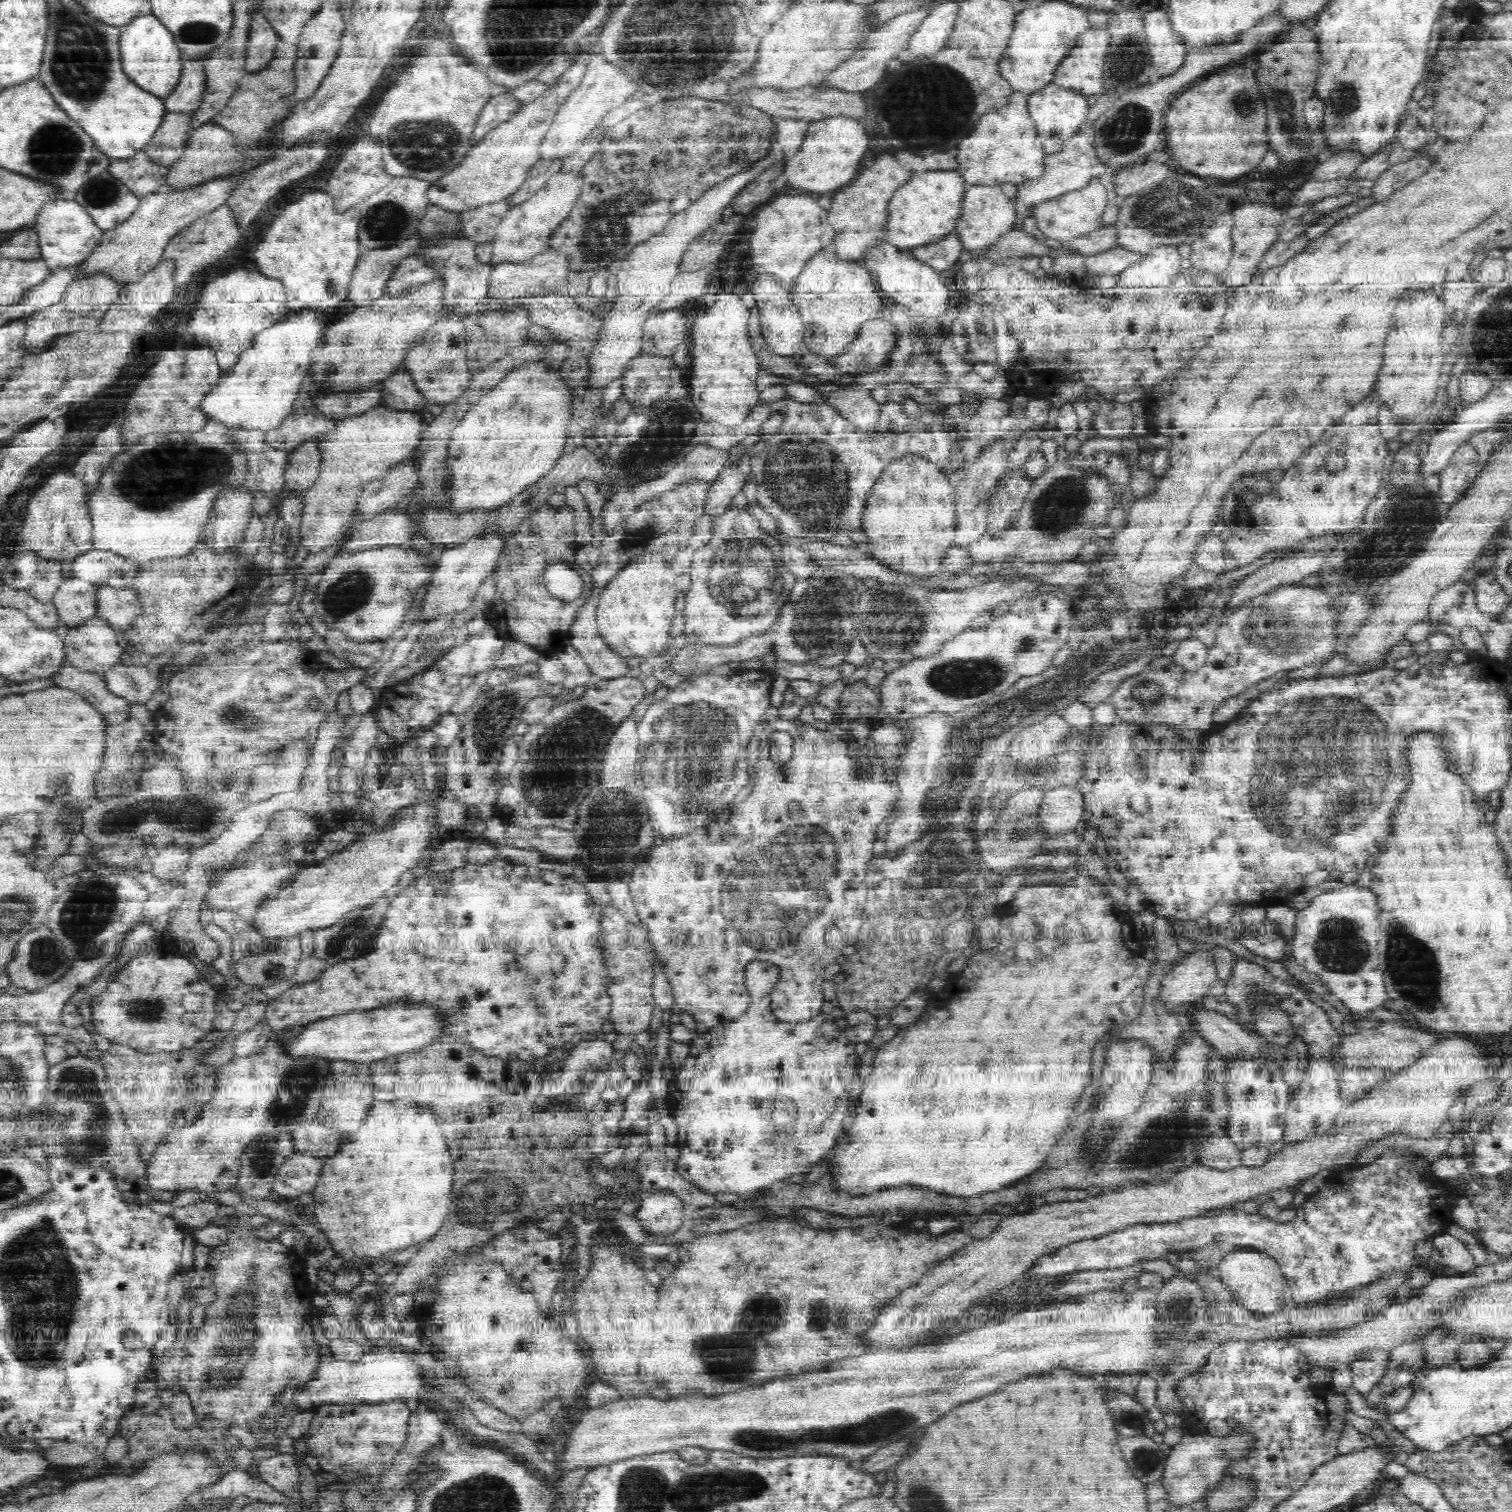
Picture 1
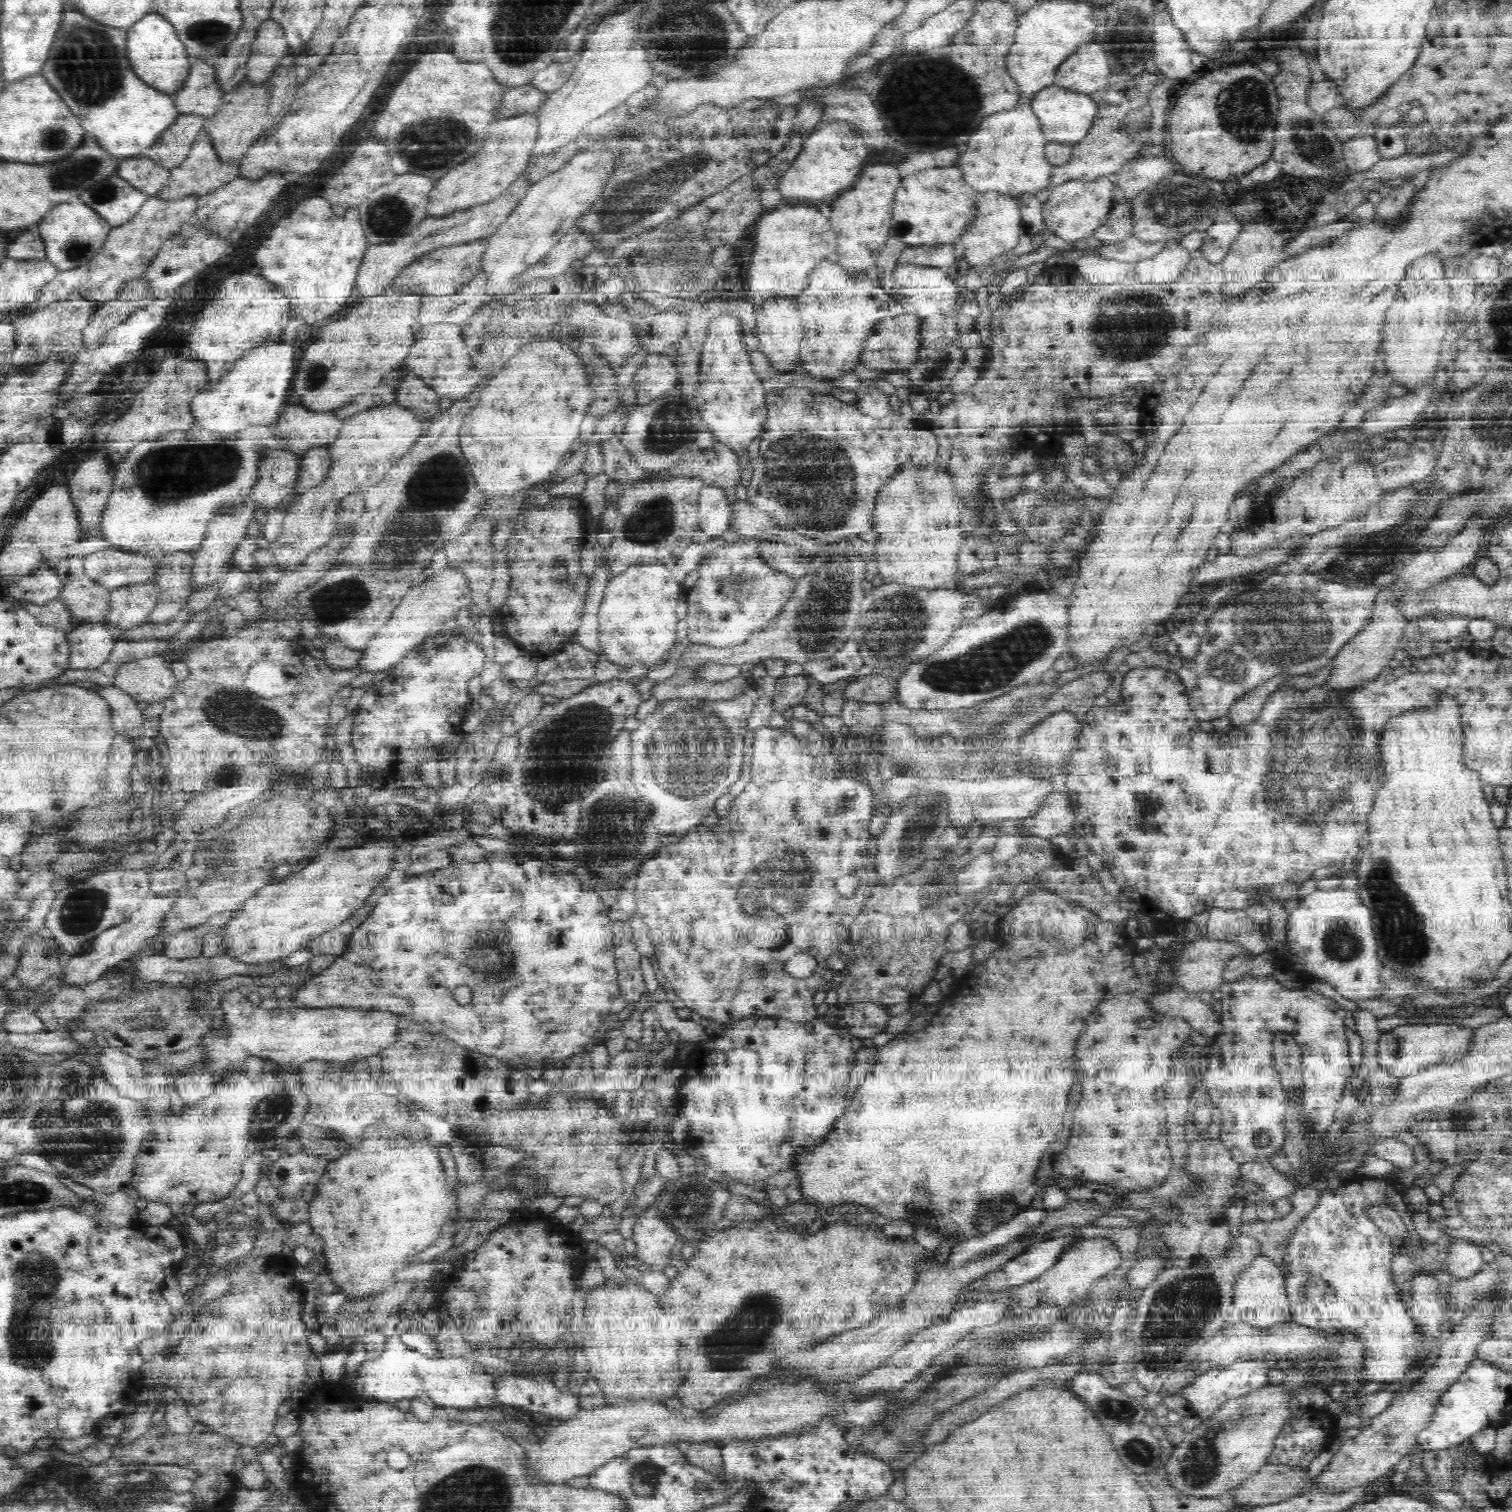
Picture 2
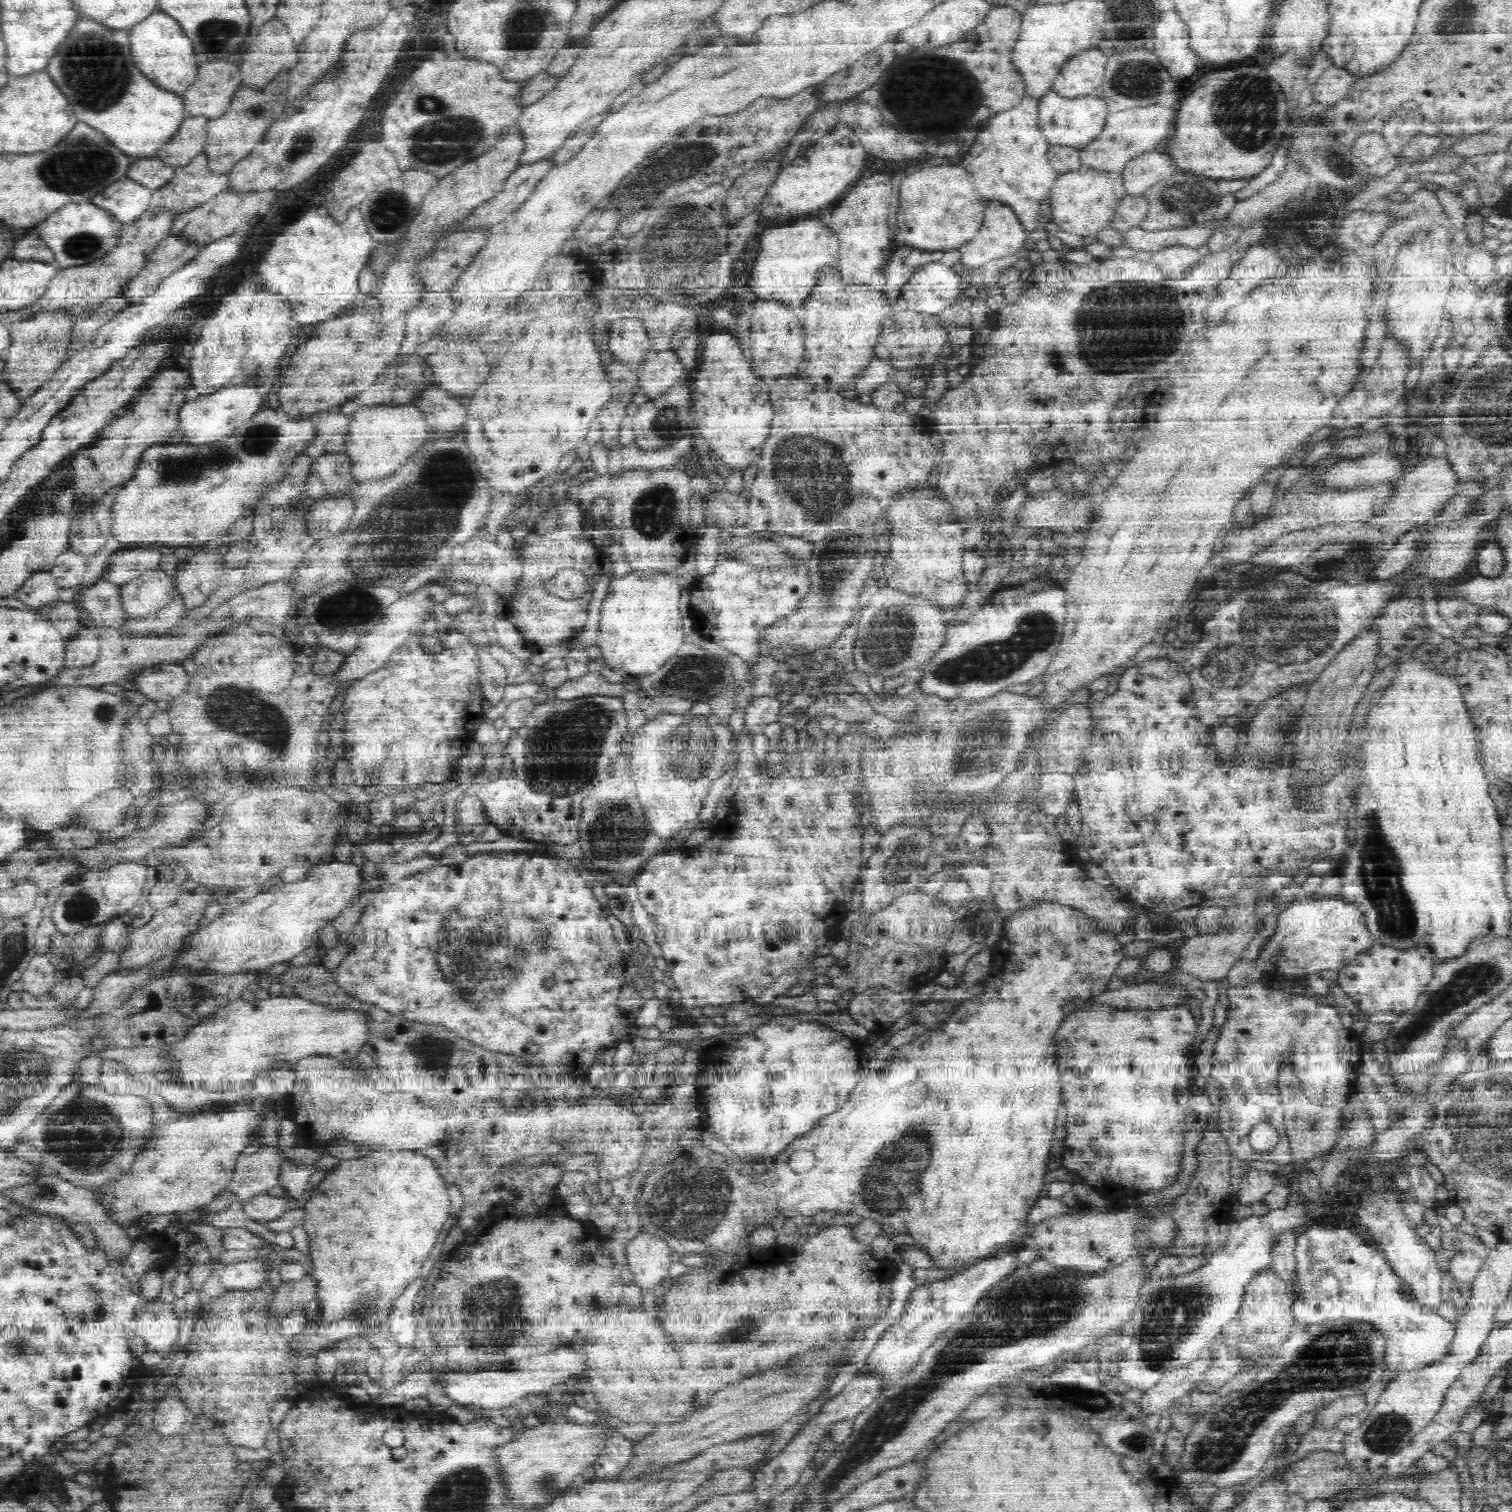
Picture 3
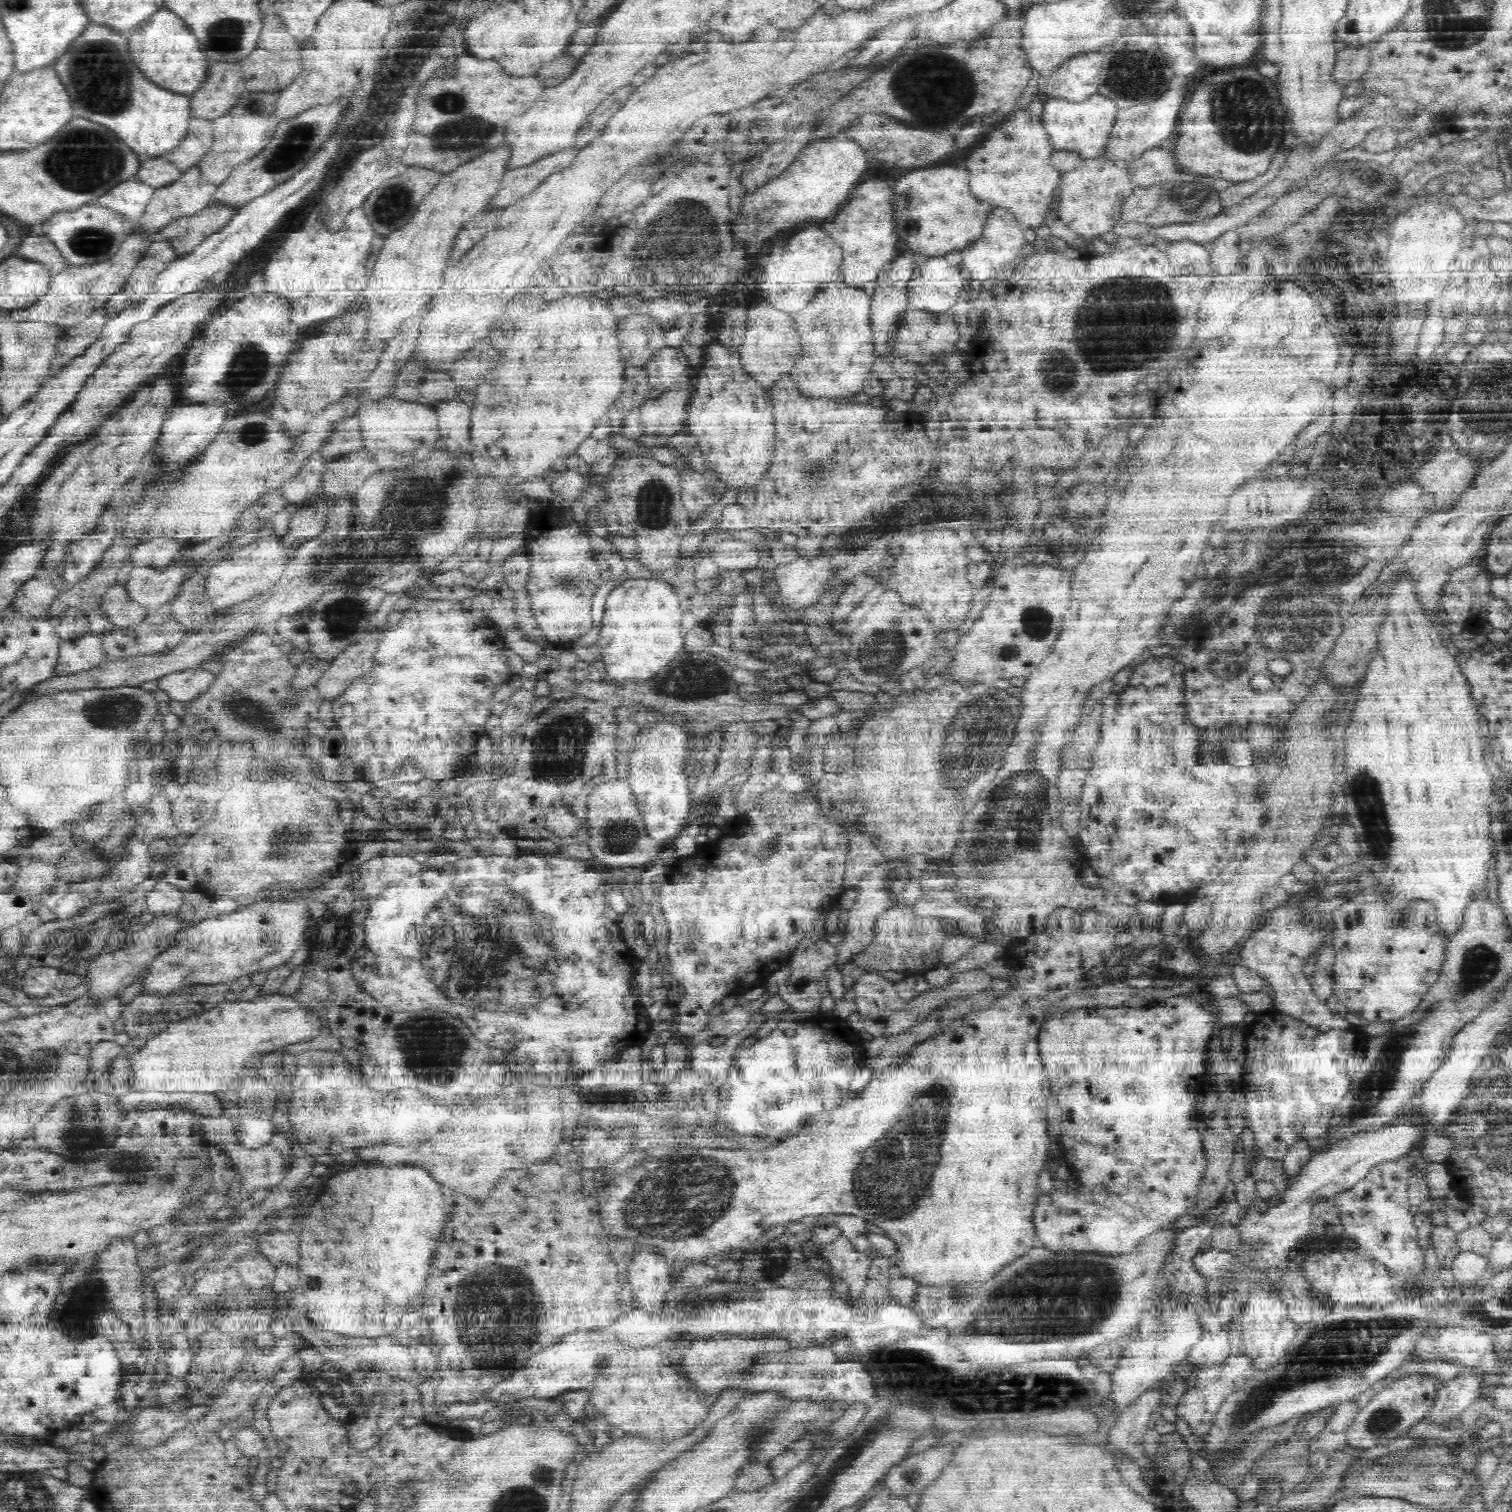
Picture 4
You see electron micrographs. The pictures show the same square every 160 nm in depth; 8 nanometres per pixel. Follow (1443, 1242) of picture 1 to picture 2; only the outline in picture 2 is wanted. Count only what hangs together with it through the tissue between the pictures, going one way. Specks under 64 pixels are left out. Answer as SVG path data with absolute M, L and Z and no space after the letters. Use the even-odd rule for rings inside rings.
M1454 1239L1449 1246L1446 1270L1458 1279L1478 1274L1486 1264L1482 1258L1482 1246L1468 1239Z

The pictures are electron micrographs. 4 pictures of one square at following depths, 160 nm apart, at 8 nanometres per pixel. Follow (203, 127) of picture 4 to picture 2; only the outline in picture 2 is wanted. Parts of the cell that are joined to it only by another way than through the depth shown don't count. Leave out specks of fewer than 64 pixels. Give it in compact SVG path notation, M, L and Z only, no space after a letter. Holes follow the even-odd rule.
M181 114L157 144L144 152L144 156L166 168L179 166L187 158L199 132L204 131L202 128L205 120L204 116Z

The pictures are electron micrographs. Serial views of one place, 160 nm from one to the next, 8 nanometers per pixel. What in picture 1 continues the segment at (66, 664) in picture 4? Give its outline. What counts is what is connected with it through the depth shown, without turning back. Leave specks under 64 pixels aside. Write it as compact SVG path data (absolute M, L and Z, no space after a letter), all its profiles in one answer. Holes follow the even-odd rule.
M97 616L70 628L65 636L66 662L83 672L105 674L123 653L116 633Z

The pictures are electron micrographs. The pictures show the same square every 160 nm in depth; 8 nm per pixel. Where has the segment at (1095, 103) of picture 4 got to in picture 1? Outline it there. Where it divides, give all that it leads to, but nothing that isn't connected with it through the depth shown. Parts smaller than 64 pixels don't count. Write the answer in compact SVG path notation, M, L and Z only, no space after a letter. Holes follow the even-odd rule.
M1052 82L1029 95L1027 105L1039 134L1043 137L1056 137L1064 142L1074 138L1081 131L1083 124L1087 122L1091 98L1078 91L1062 88Z

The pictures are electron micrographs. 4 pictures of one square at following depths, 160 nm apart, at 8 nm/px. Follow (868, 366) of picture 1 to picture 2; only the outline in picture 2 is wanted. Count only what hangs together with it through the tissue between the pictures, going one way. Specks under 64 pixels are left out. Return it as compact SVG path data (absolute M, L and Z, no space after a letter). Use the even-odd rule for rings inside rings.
M906 308L900 315L882 320L880 328L876 328L874 334L867 338L868 342L864 343L862 362L884 372L906 372L914 367L918 362L919 350L923 349L920 332L924 323L922 318L912 315Z

